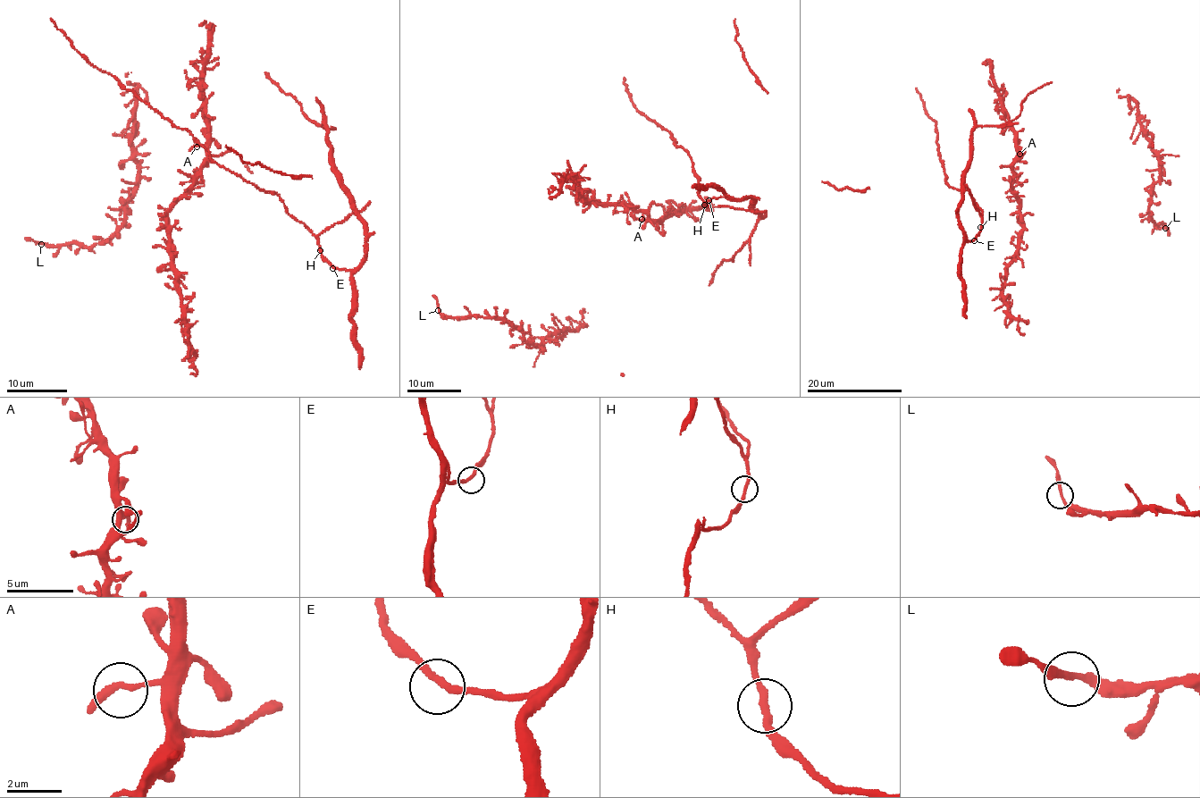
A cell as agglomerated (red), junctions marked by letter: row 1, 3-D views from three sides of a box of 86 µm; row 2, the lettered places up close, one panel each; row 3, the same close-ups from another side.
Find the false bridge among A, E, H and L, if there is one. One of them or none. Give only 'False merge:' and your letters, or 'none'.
False merge: none

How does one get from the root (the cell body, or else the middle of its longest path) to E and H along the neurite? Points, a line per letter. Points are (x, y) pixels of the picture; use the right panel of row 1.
E: (1016, 117), (997, 127), (977, 126), (972, 131), (970, 163), (962, 185), (958, 221), (965, 240), (974, 240)
H: (1016, 117), (997, 127), (977, 126), (972, 131), (970, 163), (958, 221), (965, 240), (970, 242), (980, 227)

